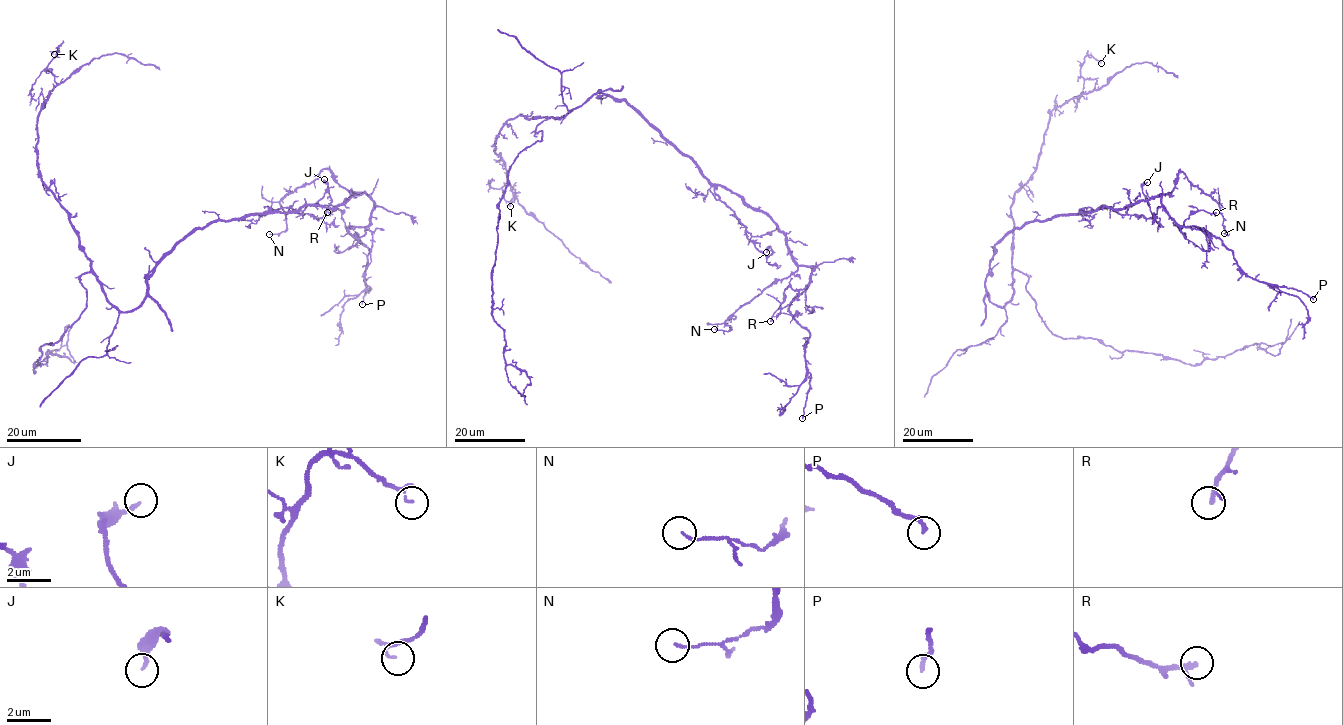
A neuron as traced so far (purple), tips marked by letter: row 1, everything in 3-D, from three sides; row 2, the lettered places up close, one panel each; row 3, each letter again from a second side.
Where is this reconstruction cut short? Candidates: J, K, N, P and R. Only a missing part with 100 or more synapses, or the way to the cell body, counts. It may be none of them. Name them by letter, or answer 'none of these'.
none of these

